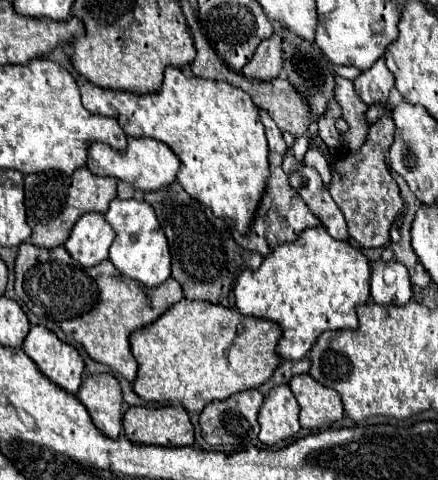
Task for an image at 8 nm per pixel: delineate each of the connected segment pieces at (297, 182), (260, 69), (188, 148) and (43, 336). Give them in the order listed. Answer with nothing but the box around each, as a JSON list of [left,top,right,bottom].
[[289,162,349,240],[243,36,283,80],[79,66,269,234],[23,326,85,394]]

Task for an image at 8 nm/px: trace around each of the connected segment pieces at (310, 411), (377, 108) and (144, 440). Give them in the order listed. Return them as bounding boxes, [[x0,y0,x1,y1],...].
[[289,374,343,428],[366,105,391,126],[123,406,195,446]]

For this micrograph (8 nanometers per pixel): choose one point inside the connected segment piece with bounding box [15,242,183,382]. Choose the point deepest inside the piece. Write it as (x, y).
(99, 307)

